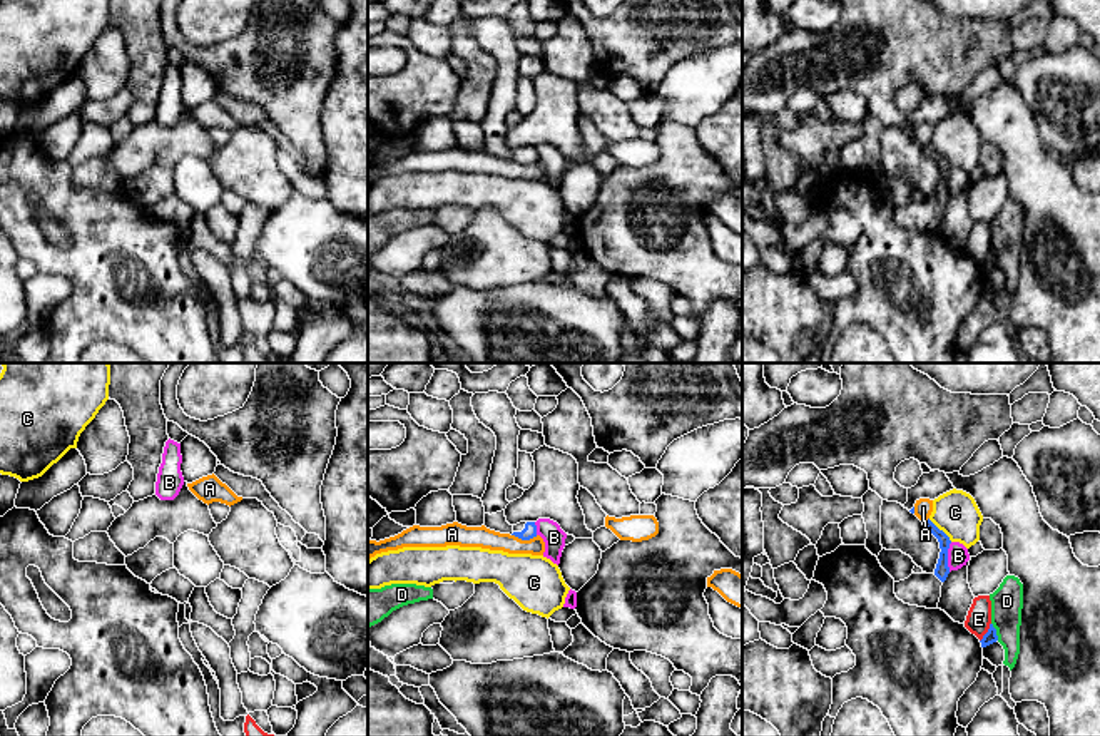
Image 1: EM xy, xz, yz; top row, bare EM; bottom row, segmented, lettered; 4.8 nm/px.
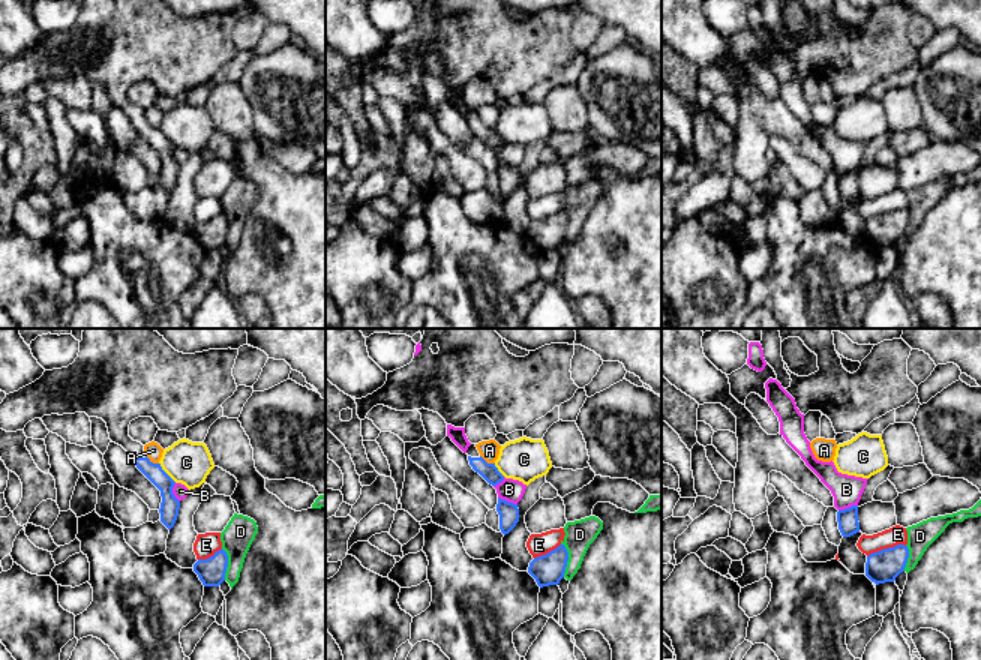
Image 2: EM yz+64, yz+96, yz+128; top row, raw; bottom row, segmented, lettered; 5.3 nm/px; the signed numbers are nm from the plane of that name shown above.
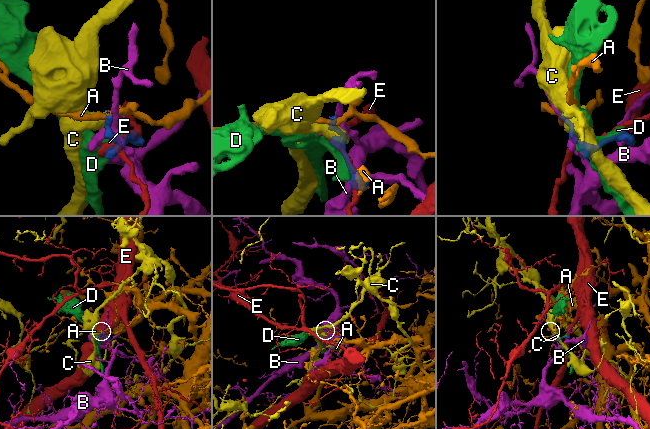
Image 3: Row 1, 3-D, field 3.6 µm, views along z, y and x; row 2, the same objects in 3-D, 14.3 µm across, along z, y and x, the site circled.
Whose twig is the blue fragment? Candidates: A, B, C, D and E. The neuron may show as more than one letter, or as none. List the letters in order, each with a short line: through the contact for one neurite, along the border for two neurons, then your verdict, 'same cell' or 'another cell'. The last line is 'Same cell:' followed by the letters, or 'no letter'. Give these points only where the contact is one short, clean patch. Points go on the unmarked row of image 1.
A: line xz (512, 159), (522, 164), (537, 161); another cell
B: another cell
C: line yz (928, 144), (952, 166); another cell
D: another cell
E: another cell
Same cell: no letter

